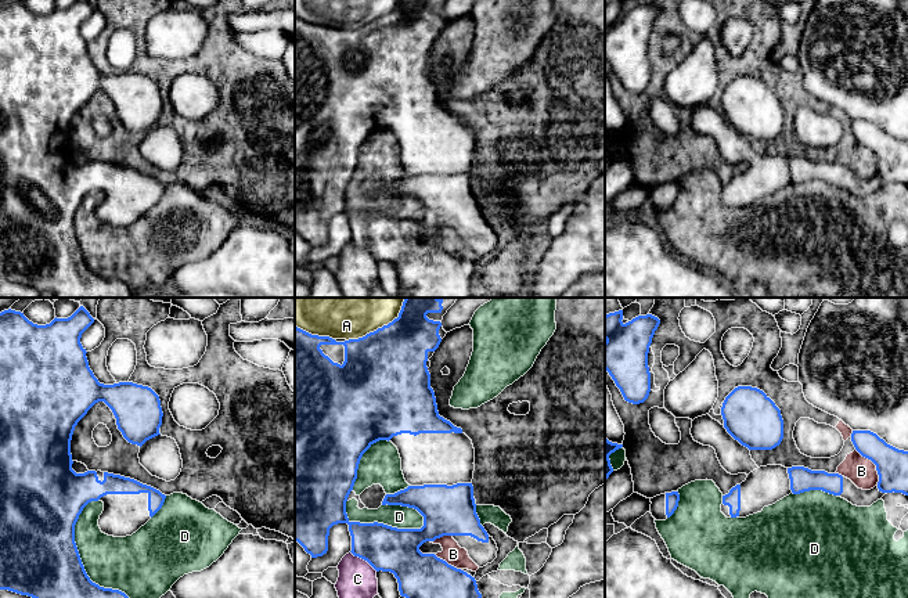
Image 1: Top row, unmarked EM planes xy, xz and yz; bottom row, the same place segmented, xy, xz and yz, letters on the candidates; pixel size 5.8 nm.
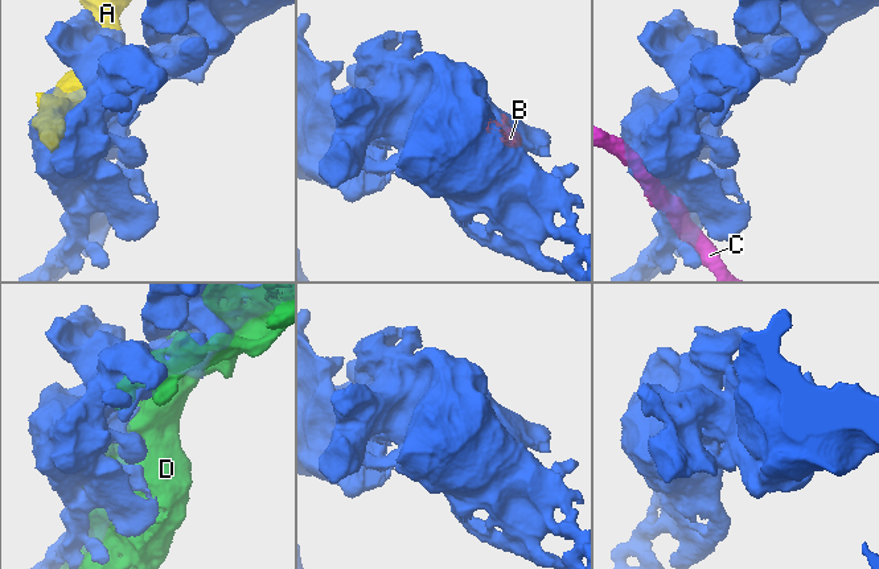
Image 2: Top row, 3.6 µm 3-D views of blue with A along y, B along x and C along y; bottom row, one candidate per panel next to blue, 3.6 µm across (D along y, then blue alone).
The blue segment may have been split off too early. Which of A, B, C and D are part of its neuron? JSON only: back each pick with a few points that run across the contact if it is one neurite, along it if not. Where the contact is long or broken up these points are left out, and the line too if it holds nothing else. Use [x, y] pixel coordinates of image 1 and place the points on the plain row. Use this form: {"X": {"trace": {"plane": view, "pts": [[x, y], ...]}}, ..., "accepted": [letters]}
{"accepted": []}

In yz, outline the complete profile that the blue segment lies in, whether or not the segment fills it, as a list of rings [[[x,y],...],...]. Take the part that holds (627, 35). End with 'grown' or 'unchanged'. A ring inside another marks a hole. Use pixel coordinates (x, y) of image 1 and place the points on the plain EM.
[[[623,0],[605,6],[605,60],[609,62],[626,91],[644,93],[651,82],[648,43],[660,10],[652,4],[638,6],[623,12]]]; unchanged

